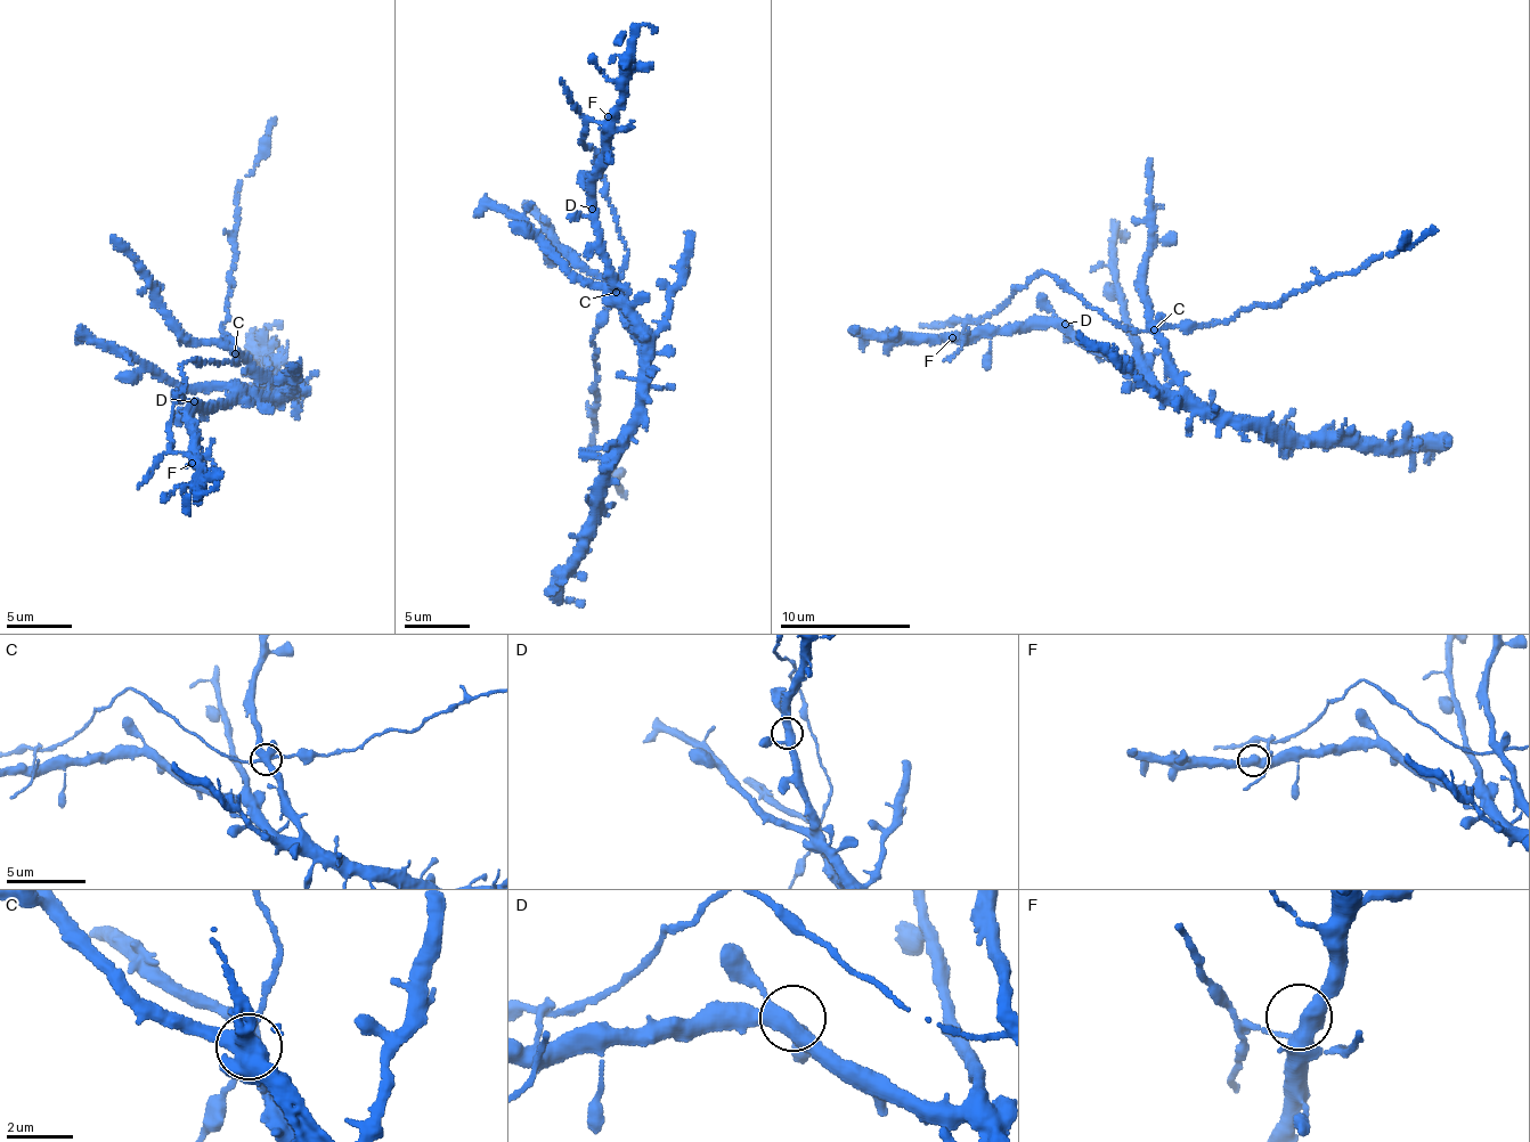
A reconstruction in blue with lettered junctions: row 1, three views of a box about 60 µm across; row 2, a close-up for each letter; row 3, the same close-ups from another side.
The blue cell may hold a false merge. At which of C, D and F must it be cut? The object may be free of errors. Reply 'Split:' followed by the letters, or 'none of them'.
Split: none of them

